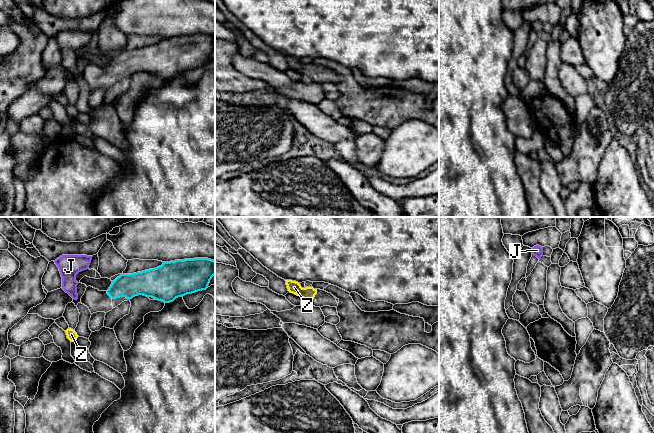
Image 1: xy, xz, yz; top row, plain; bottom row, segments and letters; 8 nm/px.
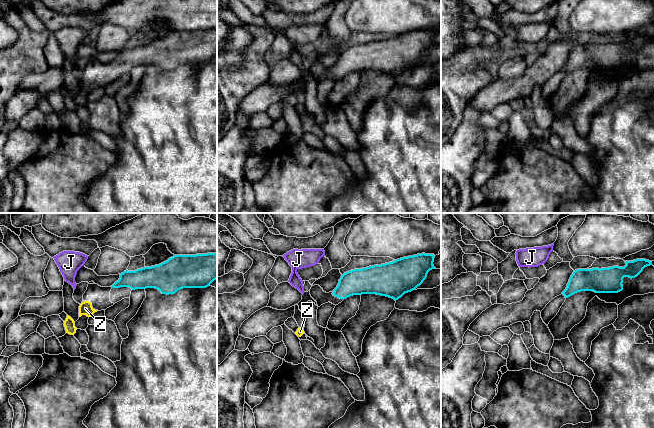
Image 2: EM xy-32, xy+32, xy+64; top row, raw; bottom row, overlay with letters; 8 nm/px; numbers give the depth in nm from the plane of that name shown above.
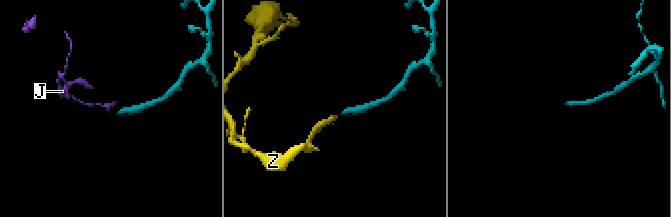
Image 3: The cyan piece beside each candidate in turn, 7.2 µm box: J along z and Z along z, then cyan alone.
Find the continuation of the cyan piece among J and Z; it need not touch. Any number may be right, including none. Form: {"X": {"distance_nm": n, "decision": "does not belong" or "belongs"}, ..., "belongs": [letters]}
{"J": {"distance_nm": 220, "decision": "does not belong"}, "Z": {"distance_nm": 400, "decision": "belongs"}, "belongs": ["Z"]}

